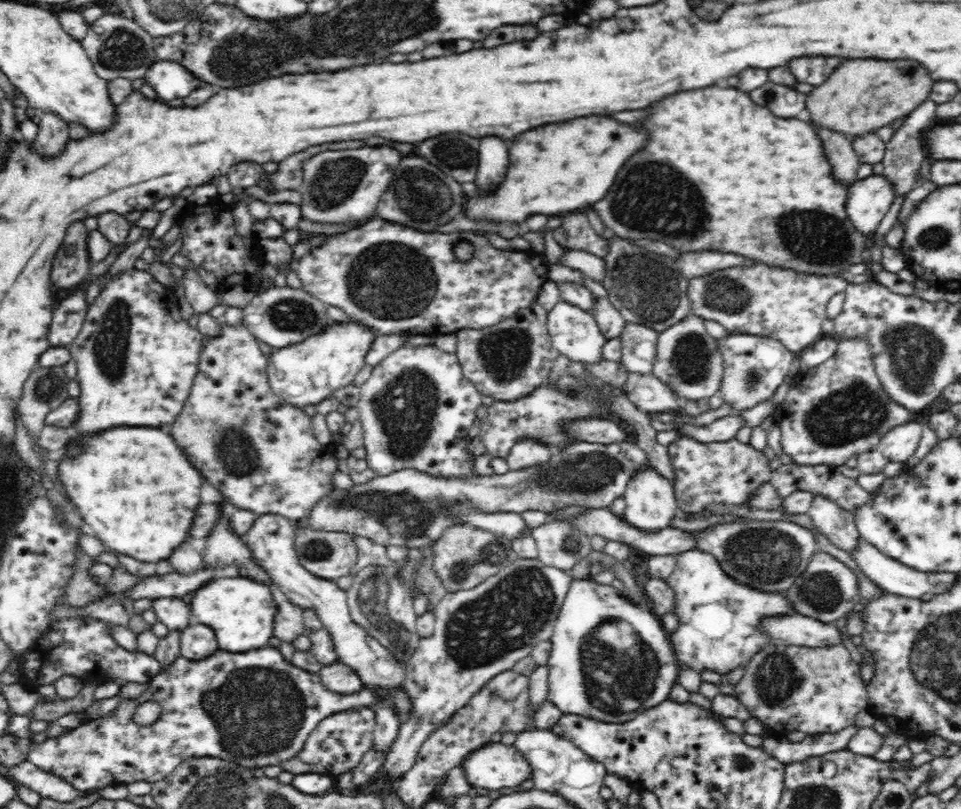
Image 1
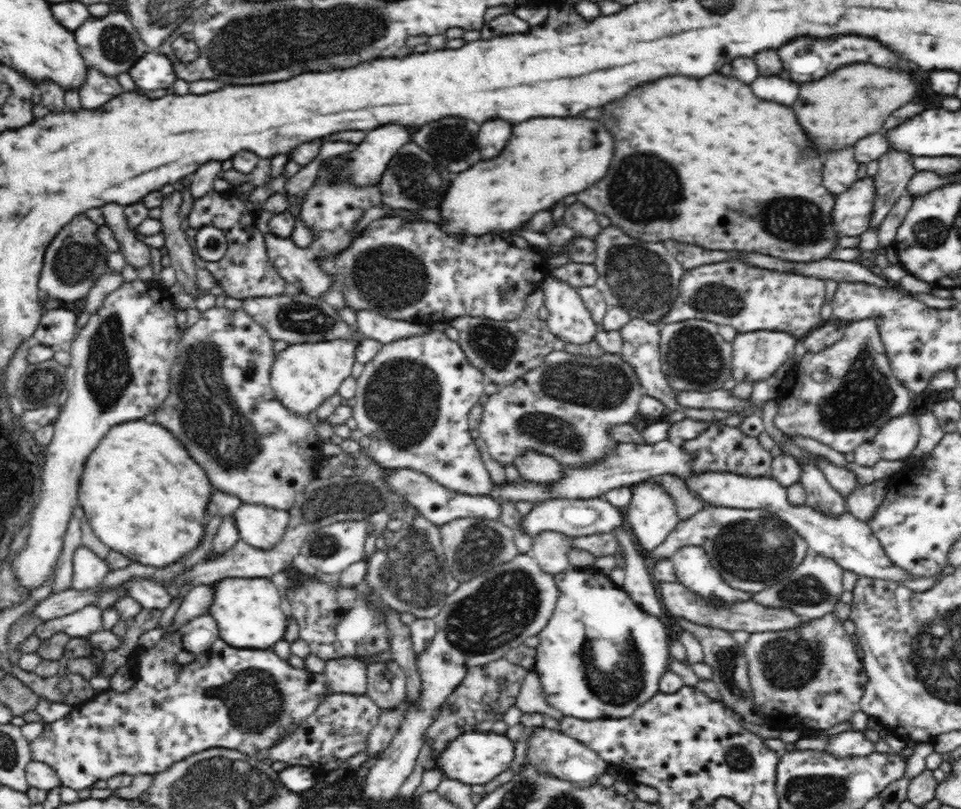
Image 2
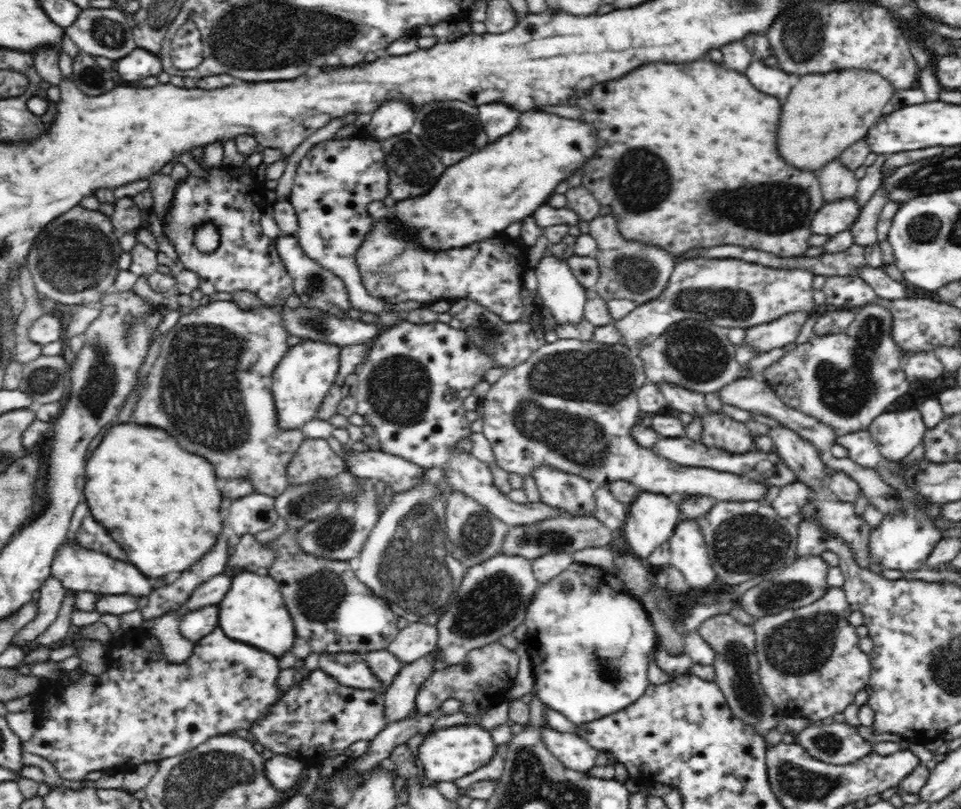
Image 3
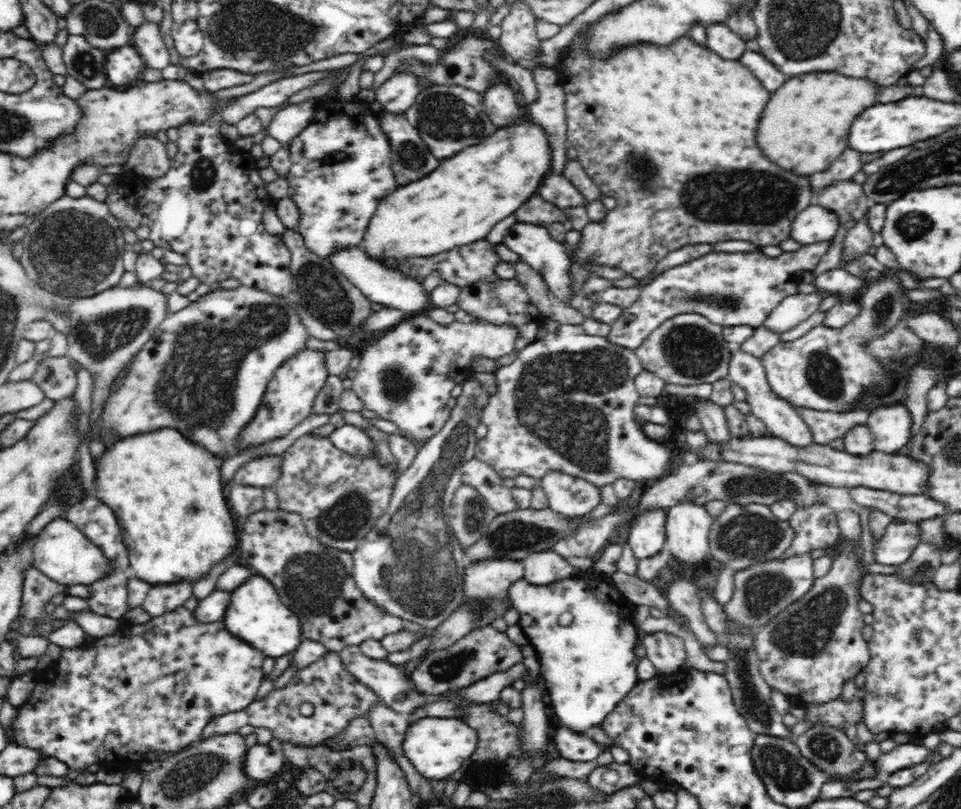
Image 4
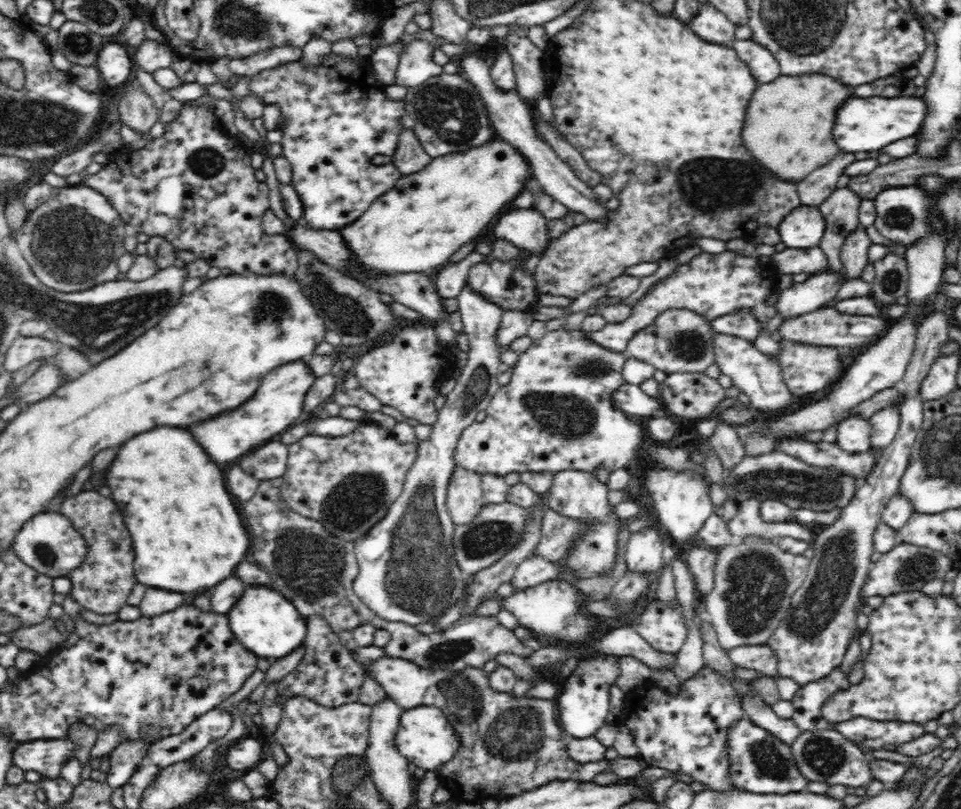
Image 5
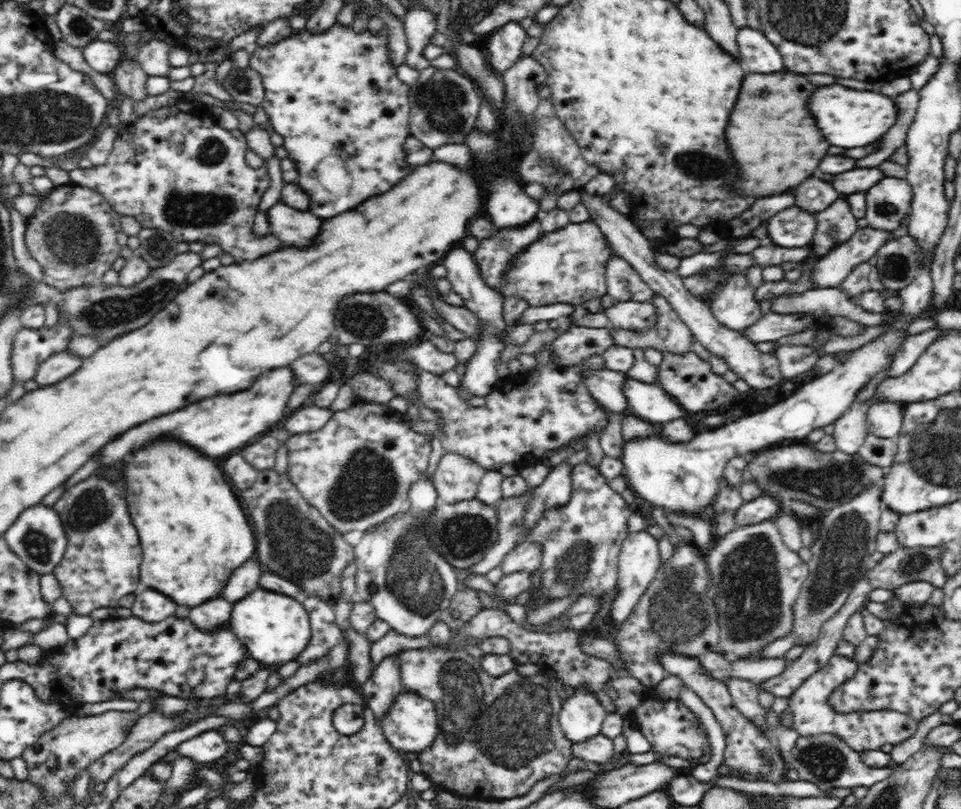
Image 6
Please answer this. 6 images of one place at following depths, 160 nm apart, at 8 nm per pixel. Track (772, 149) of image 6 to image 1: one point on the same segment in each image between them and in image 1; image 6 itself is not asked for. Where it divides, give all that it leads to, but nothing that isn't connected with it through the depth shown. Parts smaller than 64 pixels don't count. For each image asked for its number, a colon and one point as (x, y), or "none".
1: (861, 96)
2: (850, 103)
3: (825, 113)
4: (804, 126)
5: (788, 123)

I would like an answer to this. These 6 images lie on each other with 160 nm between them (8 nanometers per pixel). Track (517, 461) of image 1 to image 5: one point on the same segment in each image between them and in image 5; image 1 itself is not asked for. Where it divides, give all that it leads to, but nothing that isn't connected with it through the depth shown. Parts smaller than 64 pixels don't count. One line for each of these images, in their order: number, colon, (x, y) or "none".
2: (543, 470)
3: (559, 490)
4: (573, 497)
5: (577, 494)

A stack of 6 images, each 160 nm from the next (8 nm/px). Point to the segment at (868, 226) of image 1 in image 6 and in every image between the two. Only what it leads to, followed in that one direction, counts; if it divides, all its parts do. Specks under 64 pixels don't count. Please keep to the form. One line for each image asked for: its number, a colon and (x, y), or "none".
2: (853, 208)
3: (837, 216)
4: (815, 223)
5: (804, 227)
6: (793, 228)

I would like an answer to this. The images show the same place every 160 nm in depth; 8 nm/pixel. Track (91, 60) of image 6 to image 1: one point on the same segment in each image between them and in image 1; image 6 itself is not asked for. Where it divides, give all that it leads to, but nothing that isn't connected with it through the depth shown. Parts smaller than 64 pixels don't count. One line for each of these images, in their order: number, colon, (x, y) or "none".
1: (170, 80)
2: (154, 71)
3: (139, 64)
4: (123, 65)
5: (115, 63)

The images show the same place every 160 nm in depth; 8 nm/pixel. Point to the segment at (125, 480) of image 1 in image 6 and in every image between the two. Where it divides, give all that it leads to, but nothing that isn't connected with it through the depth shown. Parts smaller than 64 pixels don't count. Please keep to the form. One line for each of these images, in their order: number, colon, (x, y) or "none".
2: (144, 497)
3: (162, 505)
4: (167, 491)
5: (188, 536)
6: (194, 534)

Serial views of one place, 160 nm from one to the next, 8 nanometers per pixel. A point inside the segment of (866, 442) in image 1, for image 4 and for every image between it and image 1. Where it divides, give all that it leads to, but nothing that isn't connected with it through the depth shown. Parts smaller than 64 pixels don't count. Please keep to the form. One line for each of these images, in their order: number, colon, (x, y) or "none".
2: (840, 396)
3: (845, 380)
4: (826, 369)

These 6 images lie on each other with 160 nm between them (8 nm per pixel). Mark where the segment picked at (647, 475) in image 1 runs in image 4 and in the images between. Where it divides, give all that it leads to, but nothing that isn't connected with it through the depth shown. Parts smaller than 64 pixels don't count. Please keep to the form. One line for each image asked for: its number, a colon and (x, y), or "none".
2: (651, 515)
3: (651, 519)
4: (646, 538)

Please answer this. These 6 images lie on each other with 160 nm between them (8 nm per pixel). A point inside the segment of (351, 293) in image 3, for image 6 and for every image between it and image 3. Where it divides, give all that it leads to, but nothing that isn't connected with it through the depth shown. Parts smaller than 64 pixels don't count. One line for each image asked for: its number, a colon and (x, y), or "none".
4: (340, 169)
5: (340, 129)
6: (335, 98)

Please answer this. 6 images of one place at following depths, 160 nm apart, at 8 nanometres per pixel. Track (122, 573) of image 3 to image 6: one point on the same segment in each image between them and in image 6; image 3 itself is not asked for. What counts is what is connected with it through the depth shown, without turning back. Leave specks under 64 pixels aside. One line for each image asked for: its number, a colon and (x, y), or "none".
4: (61, 552)
5: (48, 542)
6: (37, 537)

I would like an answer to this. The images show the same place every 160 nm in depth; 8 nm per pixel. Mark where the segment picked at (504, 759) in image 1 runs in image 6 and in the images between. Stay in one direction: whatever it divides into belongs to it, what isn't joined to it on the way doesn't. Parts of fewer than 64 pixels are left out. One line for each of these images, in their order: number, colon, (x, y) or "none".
2: (477, 757)
3: (448, 754)
4: (437, 747)
5: (425, 737)
6: (411, 724)

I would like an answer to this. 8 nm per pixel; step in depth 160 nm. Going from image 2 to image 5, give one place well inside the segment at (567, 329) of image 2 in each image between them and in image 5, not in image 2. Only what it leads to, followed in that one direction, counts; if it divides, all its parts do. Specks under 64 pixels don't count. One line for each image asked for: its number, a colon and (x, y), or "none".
3: (564, 296)
4: (535, 245)
5: (526, 229)

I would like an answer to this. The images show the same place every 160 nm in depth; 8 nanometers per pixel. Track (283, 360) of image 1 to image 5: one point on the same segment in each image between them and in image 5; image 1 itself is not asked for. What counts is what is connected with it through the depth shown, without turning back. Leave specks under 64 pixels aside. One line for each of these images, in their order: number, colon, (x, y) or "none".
2: (303, 376)
3: (308, 370)
4: (290, 394)
5: (278, 404)

